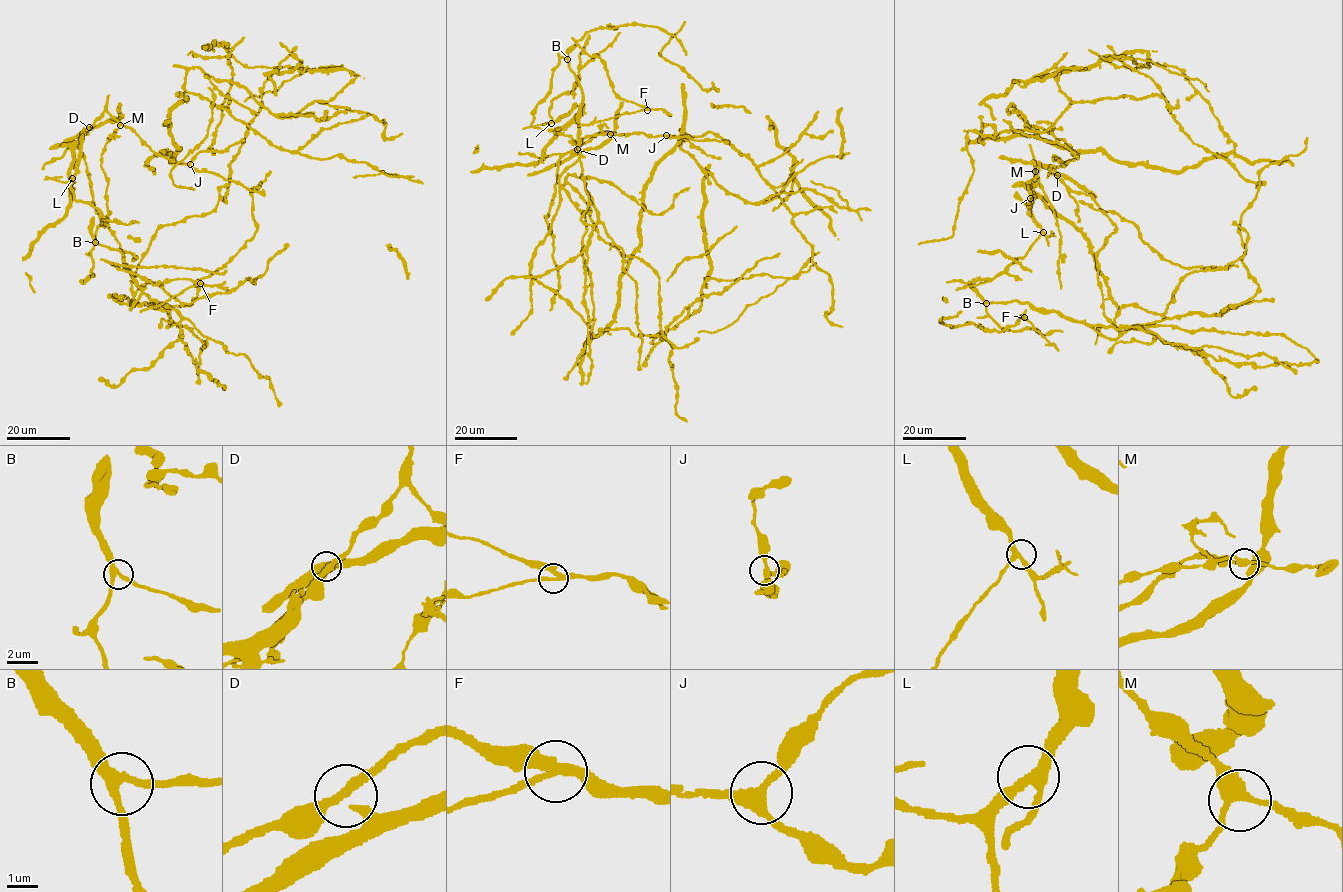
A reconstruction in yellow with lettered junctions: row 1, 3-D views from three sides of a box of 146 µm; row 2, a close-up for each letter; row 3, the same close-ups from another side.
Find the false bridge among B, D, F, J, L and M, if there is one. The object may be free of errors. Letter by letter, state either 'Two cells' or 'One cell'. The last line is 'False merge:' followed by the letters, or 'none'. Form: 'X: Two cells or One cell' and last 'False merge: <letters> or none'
B: One cell
D: One cell
F: Two cells
J: One cell
L: One cell
M: One cell
False merge: F

